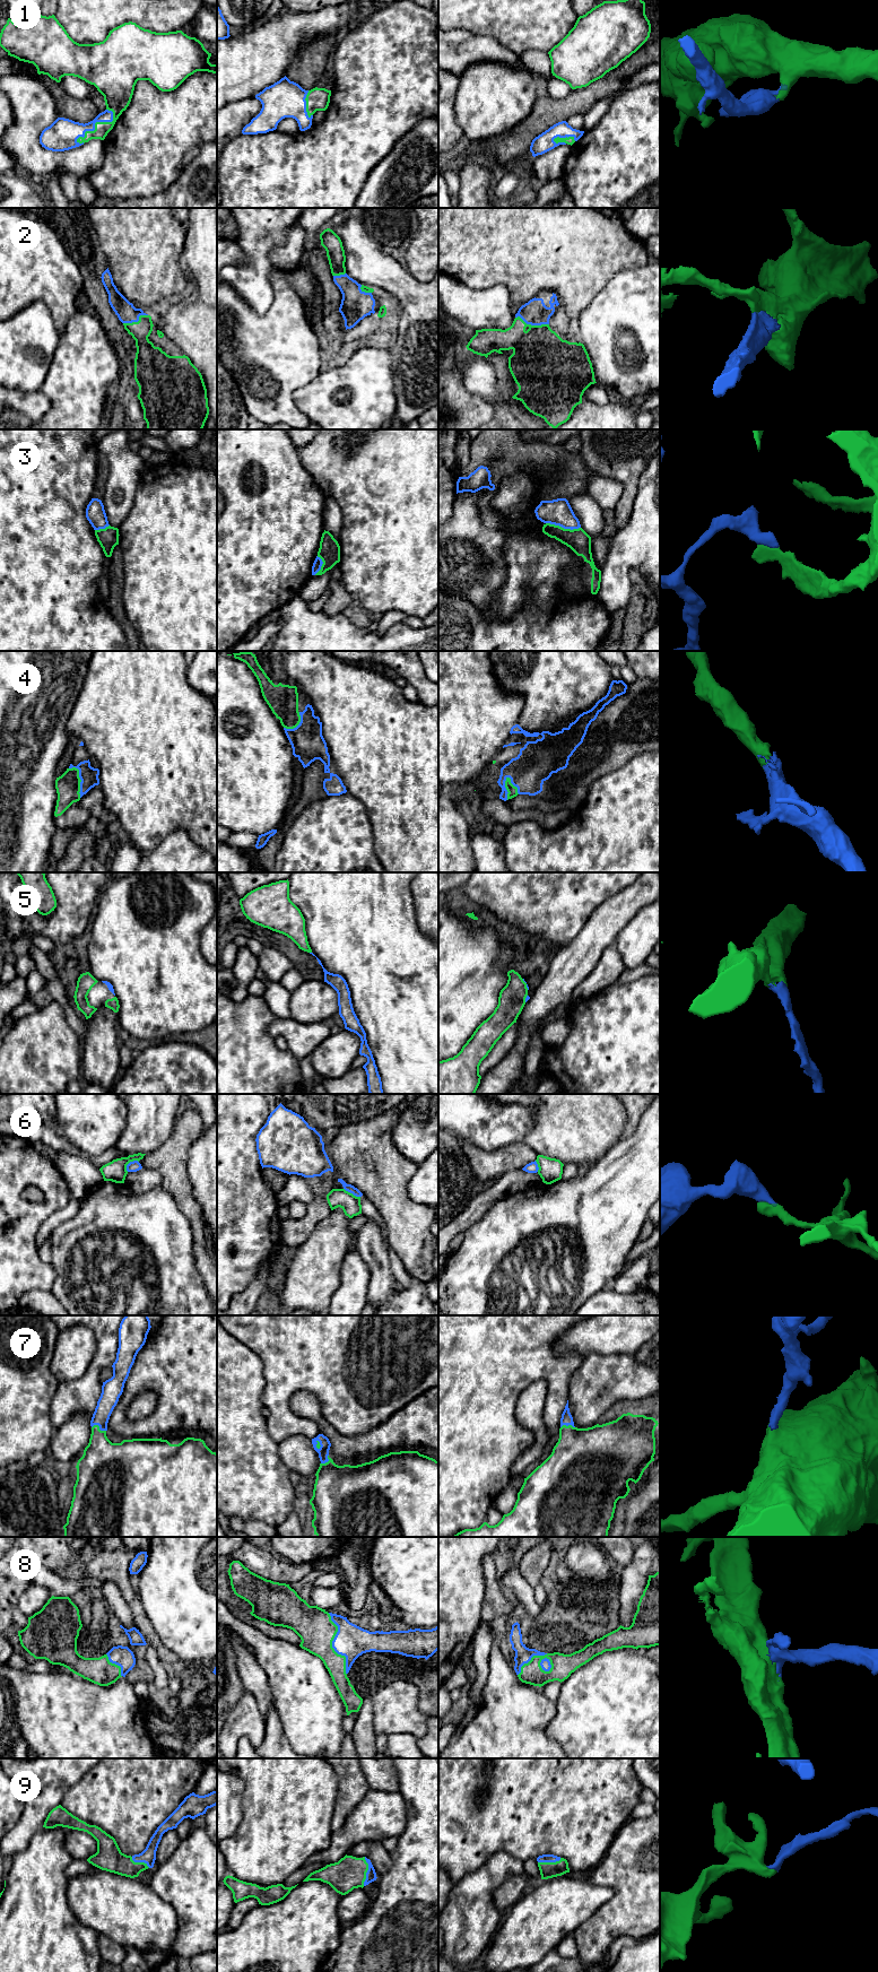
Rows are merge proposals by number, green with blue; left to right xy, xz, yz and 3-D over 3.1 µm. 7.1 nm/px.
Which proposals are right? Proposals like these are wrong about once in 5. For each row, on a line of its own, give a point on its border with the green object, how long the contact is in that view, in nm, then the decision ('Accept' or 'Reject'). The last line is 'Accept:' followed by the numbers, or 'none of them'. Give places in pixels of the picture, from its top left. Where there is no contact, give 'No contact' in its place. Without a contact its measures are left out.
1: Touches green at xy (95, 124). Shared border 340 nm. Accept
2: Touches green at yz (532, 326). Shared border 240 nm. Accept
3: Touches green at yz (563, 528). Shared border 260 nm. Reject
4: Touches green at yz (505, 787). Shared border 170 nm. Accept
5: Touches green at yz (526, 984). Shared border 90 nm. Accept
6: Touches green at xy (130, 1161). Shared border 120 nm. Reject
7: Touches green at xy (98, 1427). Shared border 110 nm. Accept
8: Touches green at yz (531, 1659). Shared border 260 nm. Accept
9: Touches green at xz (366, 1871). Shared border 200 nm. Accept
Accept: 1, 2, 4, 5, 7, 8, 9

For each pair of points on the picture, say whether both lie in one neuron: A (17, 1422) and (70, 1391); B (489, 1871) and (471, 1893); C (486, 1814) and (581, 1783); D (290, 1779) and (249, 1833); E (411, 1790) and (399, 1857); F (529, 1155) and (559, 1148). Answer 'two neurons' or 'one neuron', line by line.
A: two neurons
B: one neuron
C: one neuron
D: one neuron
E: one neuron
F: two neurons

